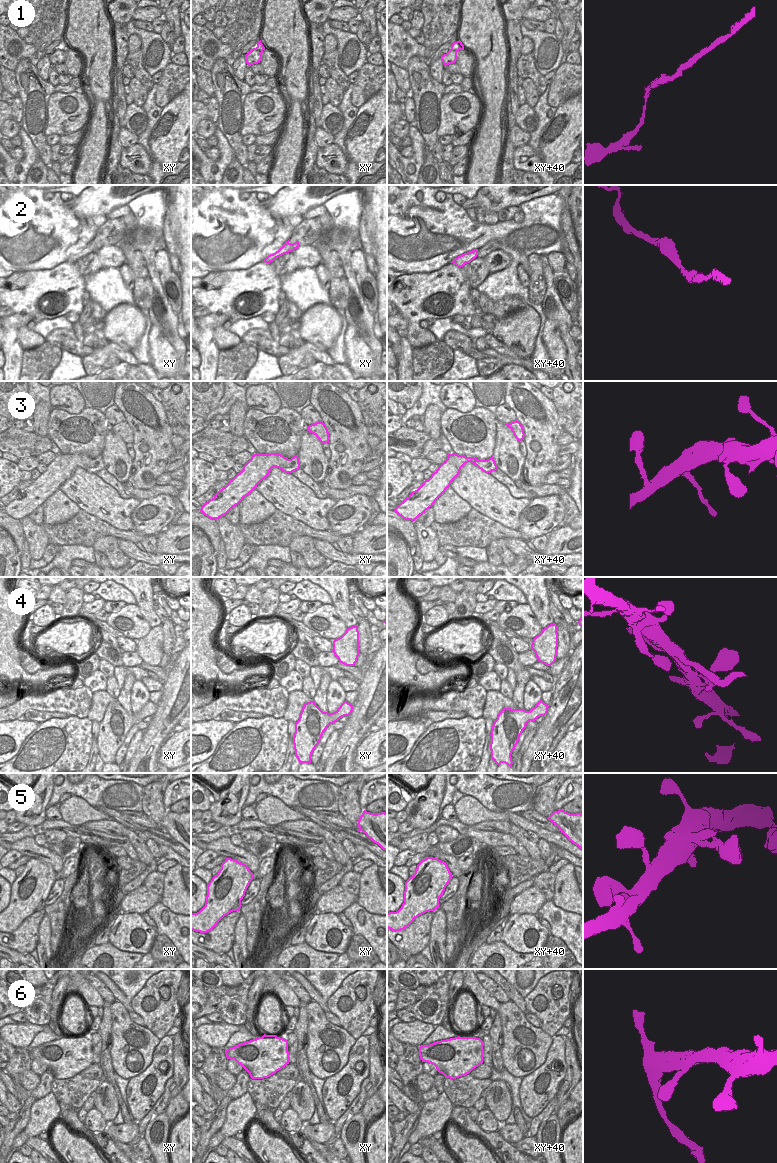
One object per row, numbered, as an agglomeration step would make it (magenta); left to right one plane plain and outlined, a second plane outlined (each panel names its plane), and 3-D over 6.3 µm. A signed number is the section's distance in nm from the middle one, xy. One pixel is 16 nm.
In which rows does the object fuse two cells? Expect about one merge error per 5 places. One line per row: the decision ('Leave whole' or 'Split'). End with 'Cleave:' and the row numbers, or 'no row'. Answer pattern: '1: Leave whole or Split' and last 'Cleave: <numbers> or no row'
1: Leave whole
2: Leave whole
3: Leave whole
4: Leave whole
5: Leave whole
6: Split
Cleave: 6

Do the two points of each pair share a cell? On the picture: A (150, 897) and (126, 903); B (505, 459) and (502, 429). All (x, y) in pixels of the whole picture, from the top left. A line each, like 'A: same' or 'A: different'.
A: same
B: same

